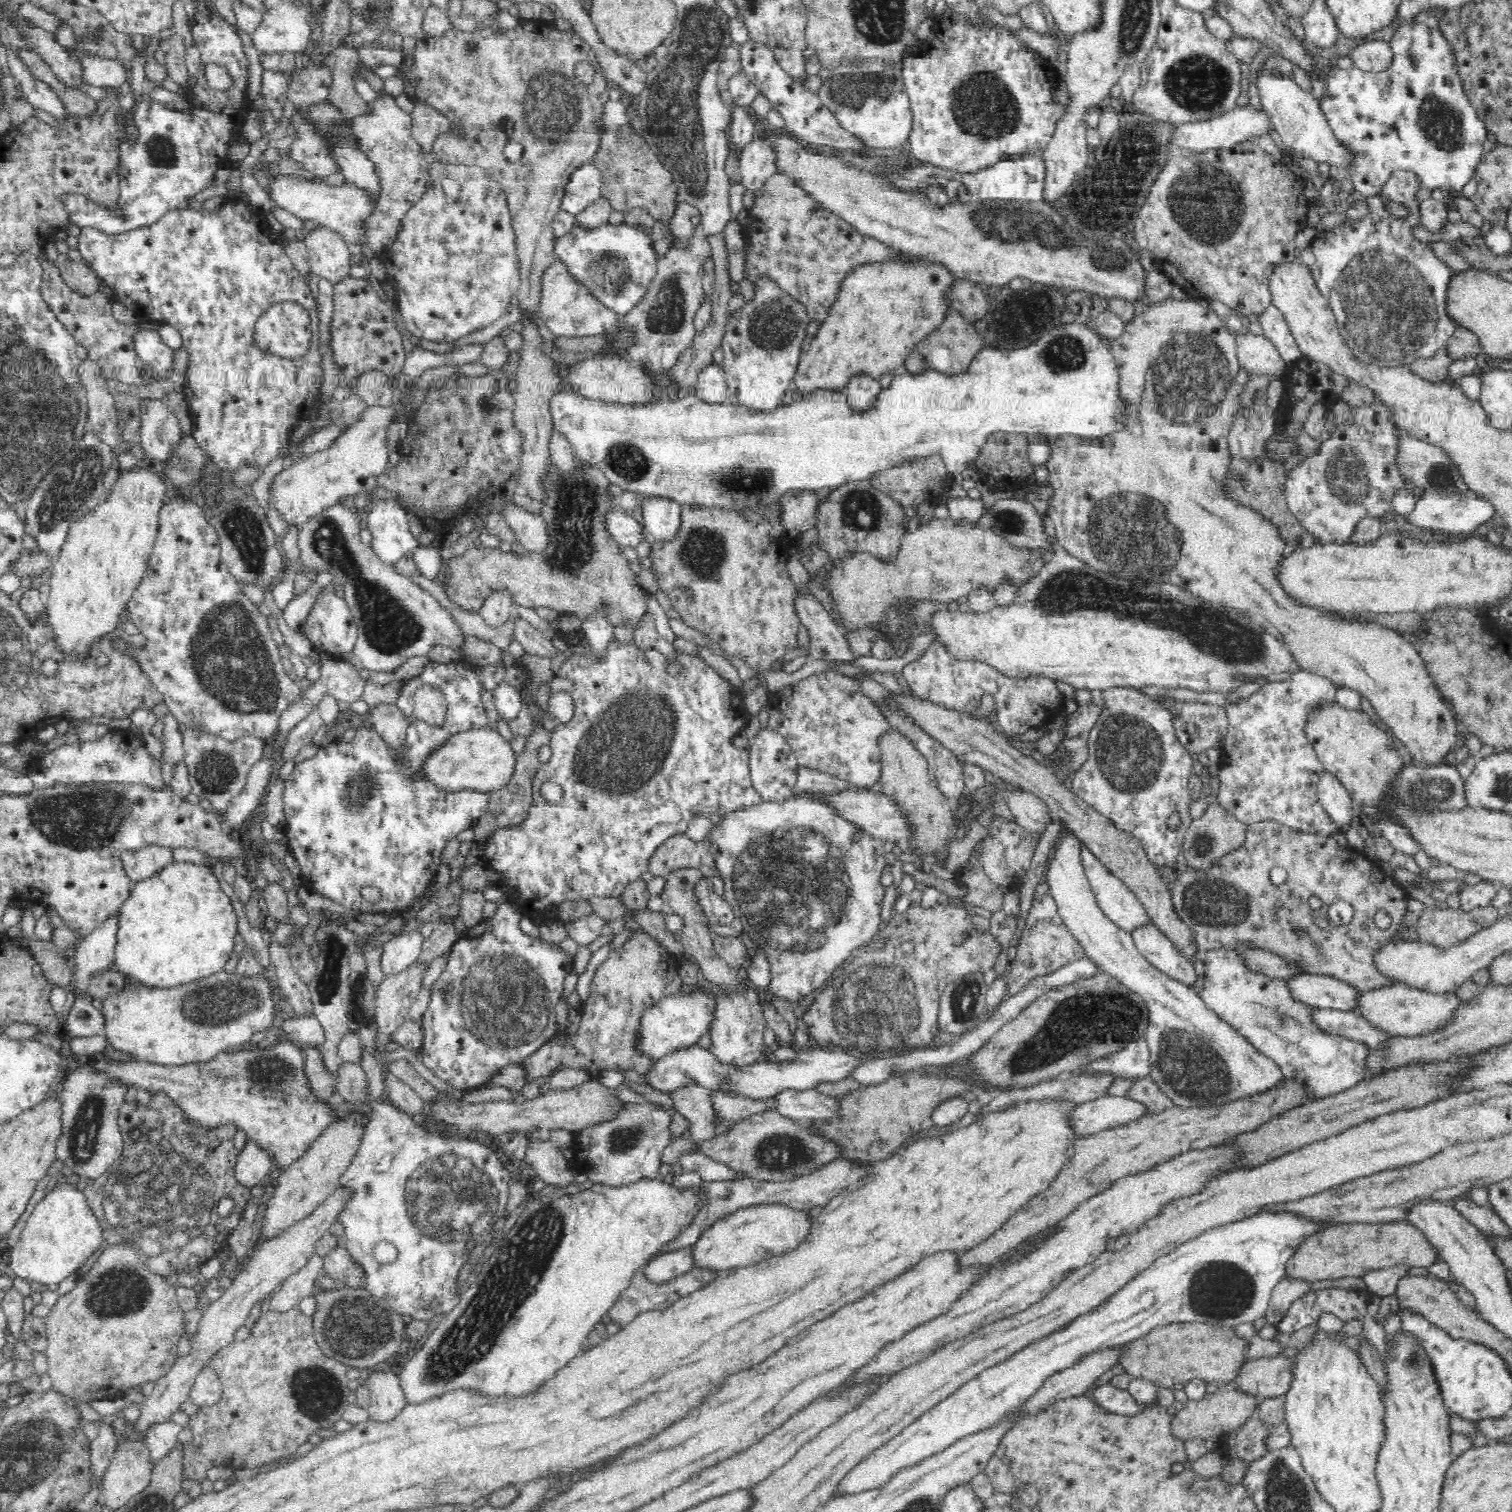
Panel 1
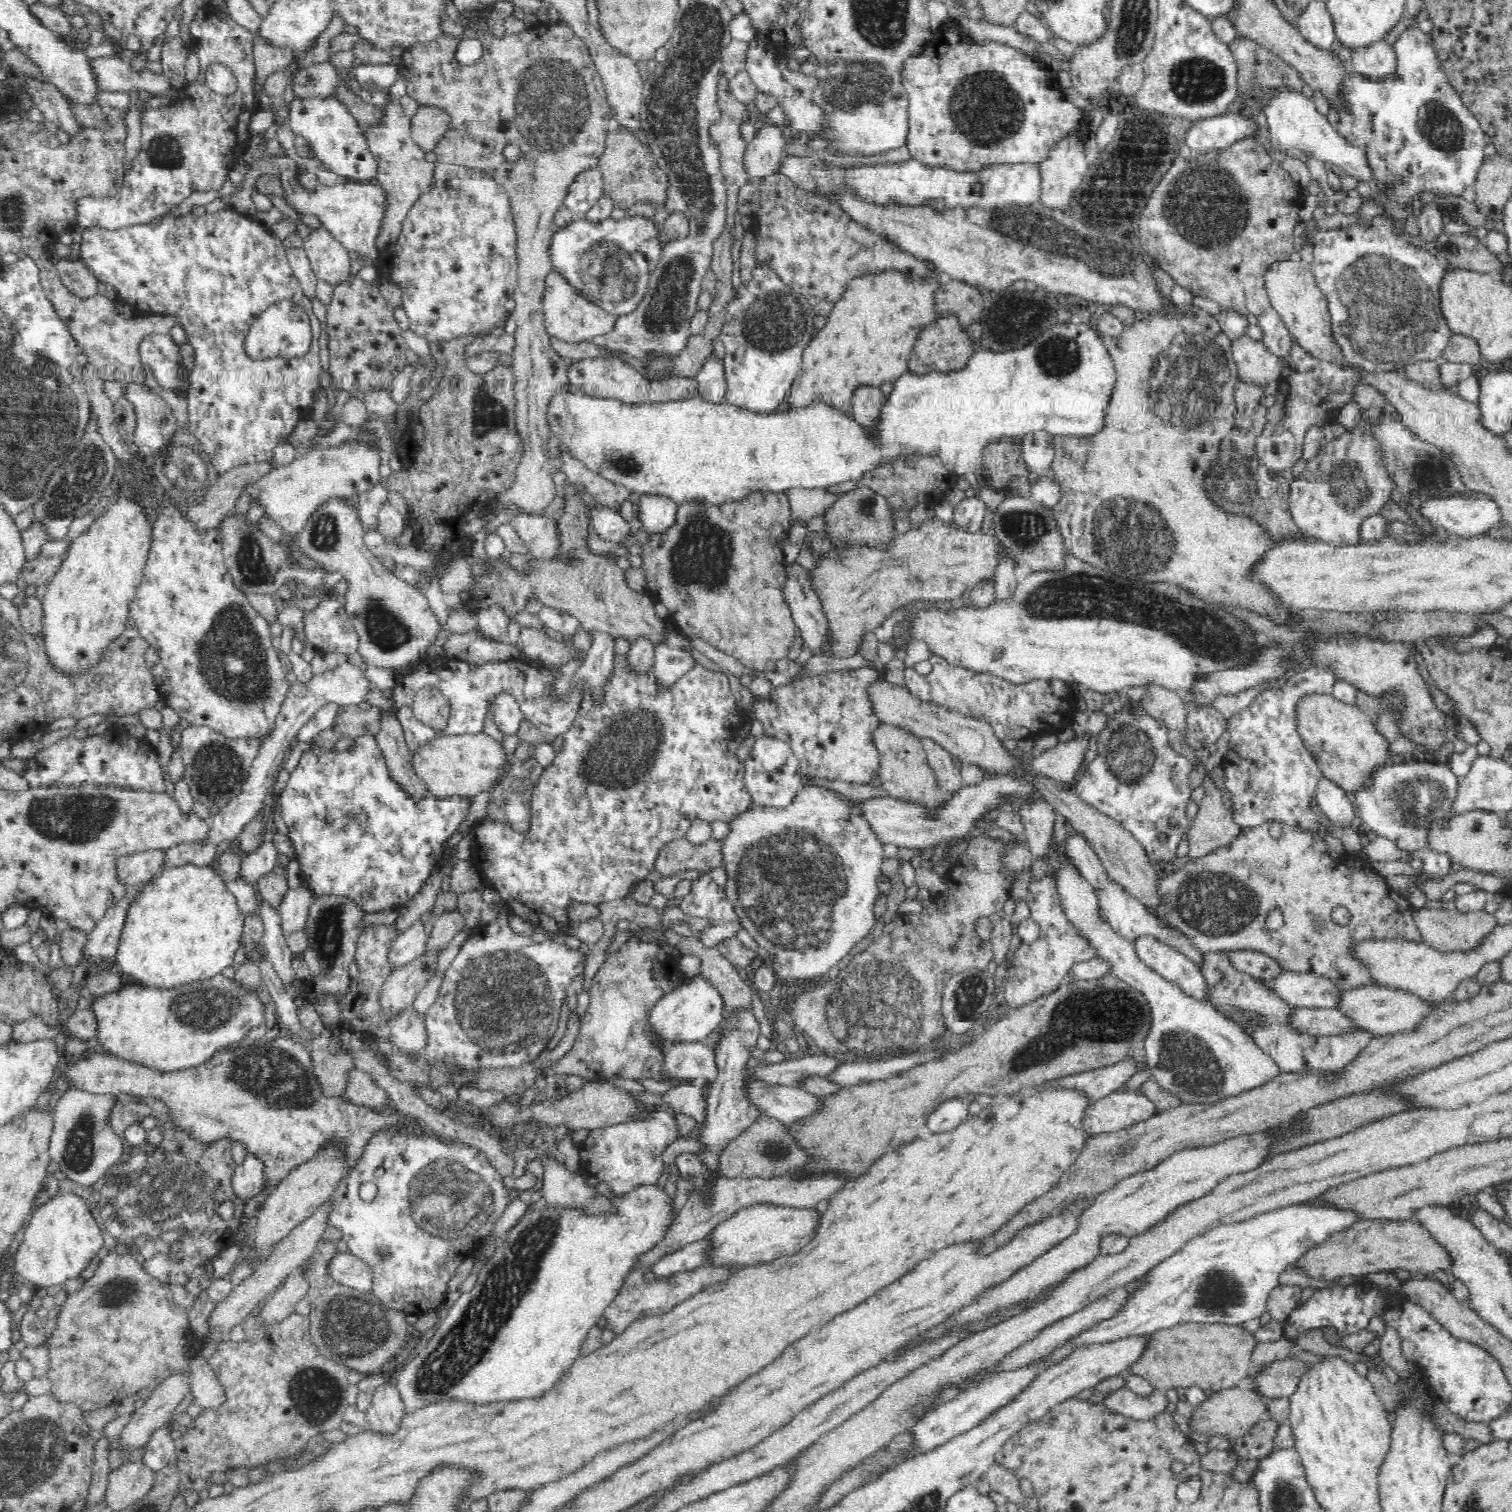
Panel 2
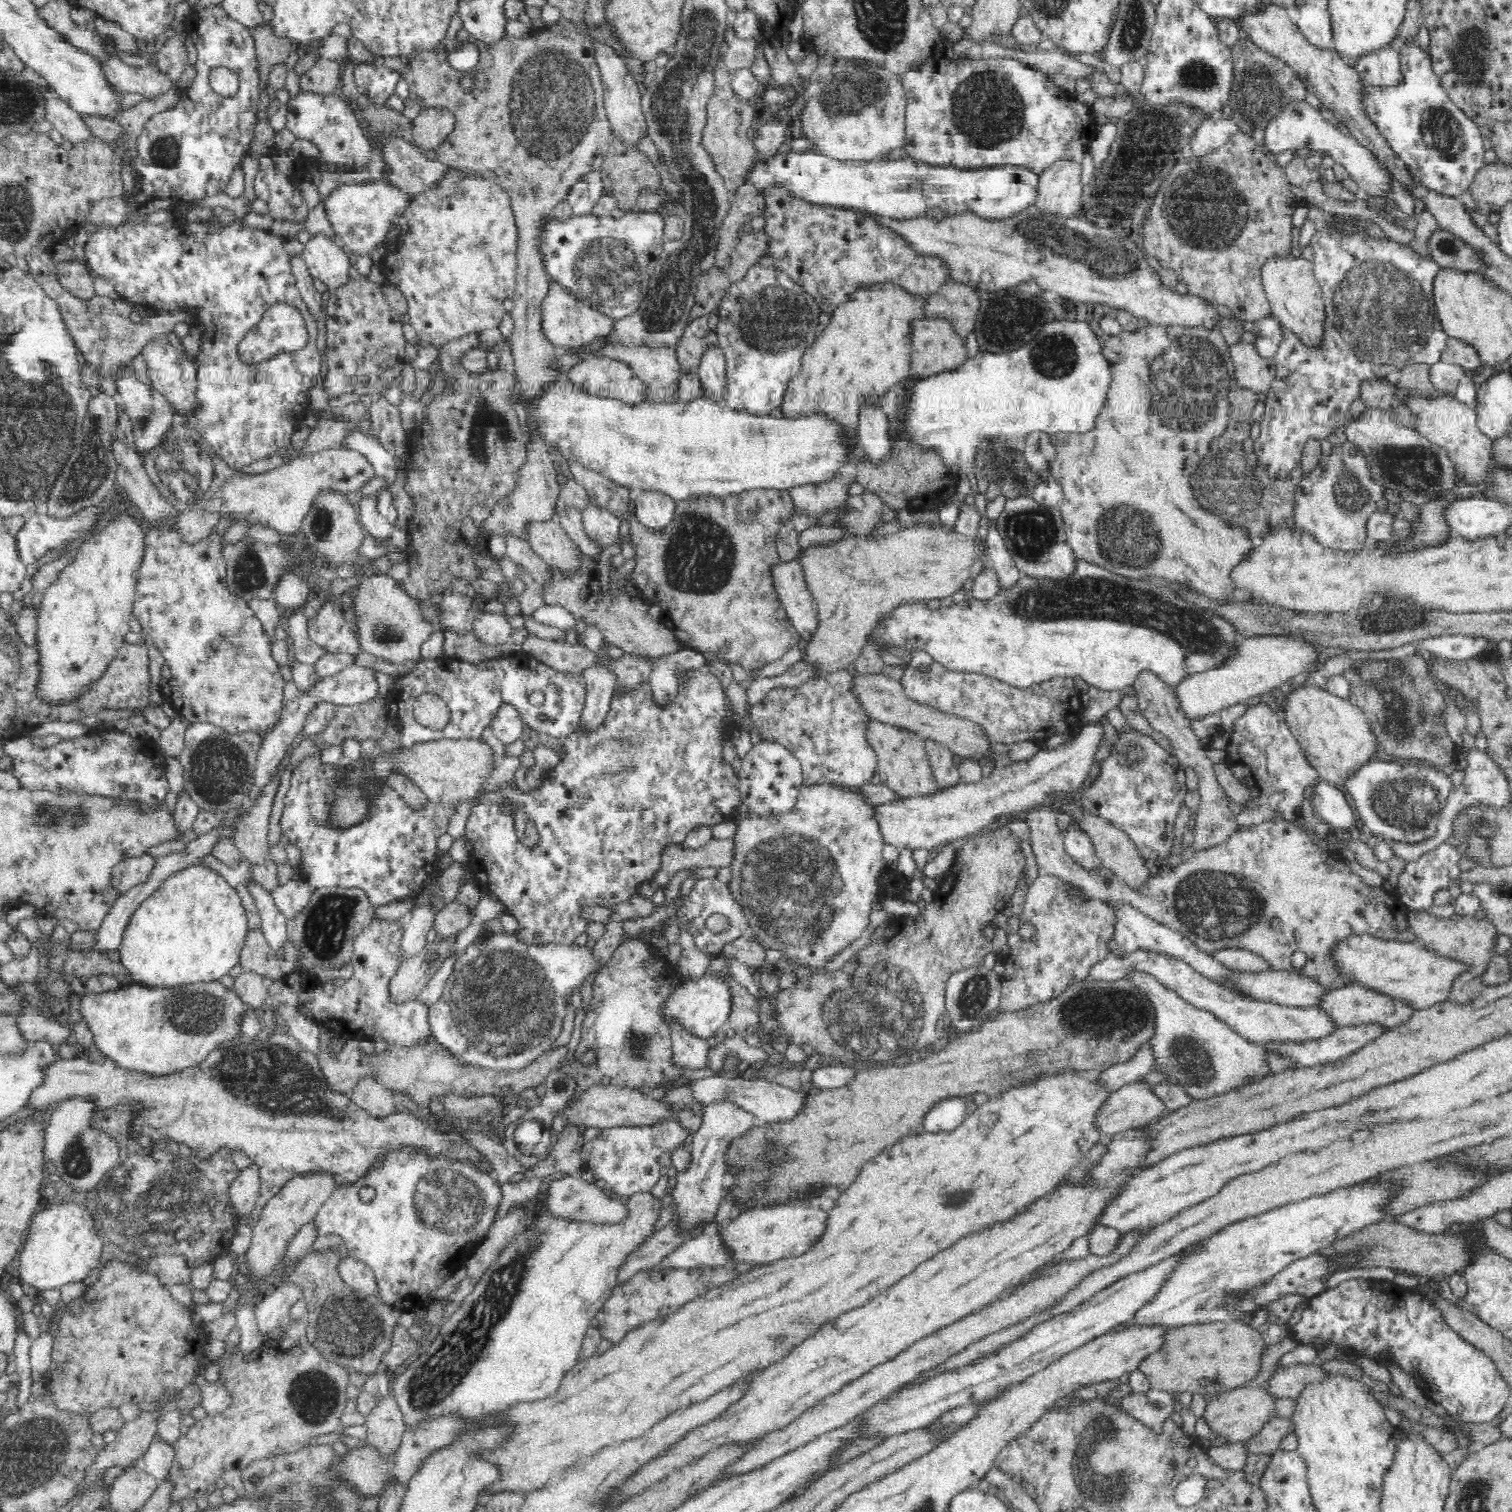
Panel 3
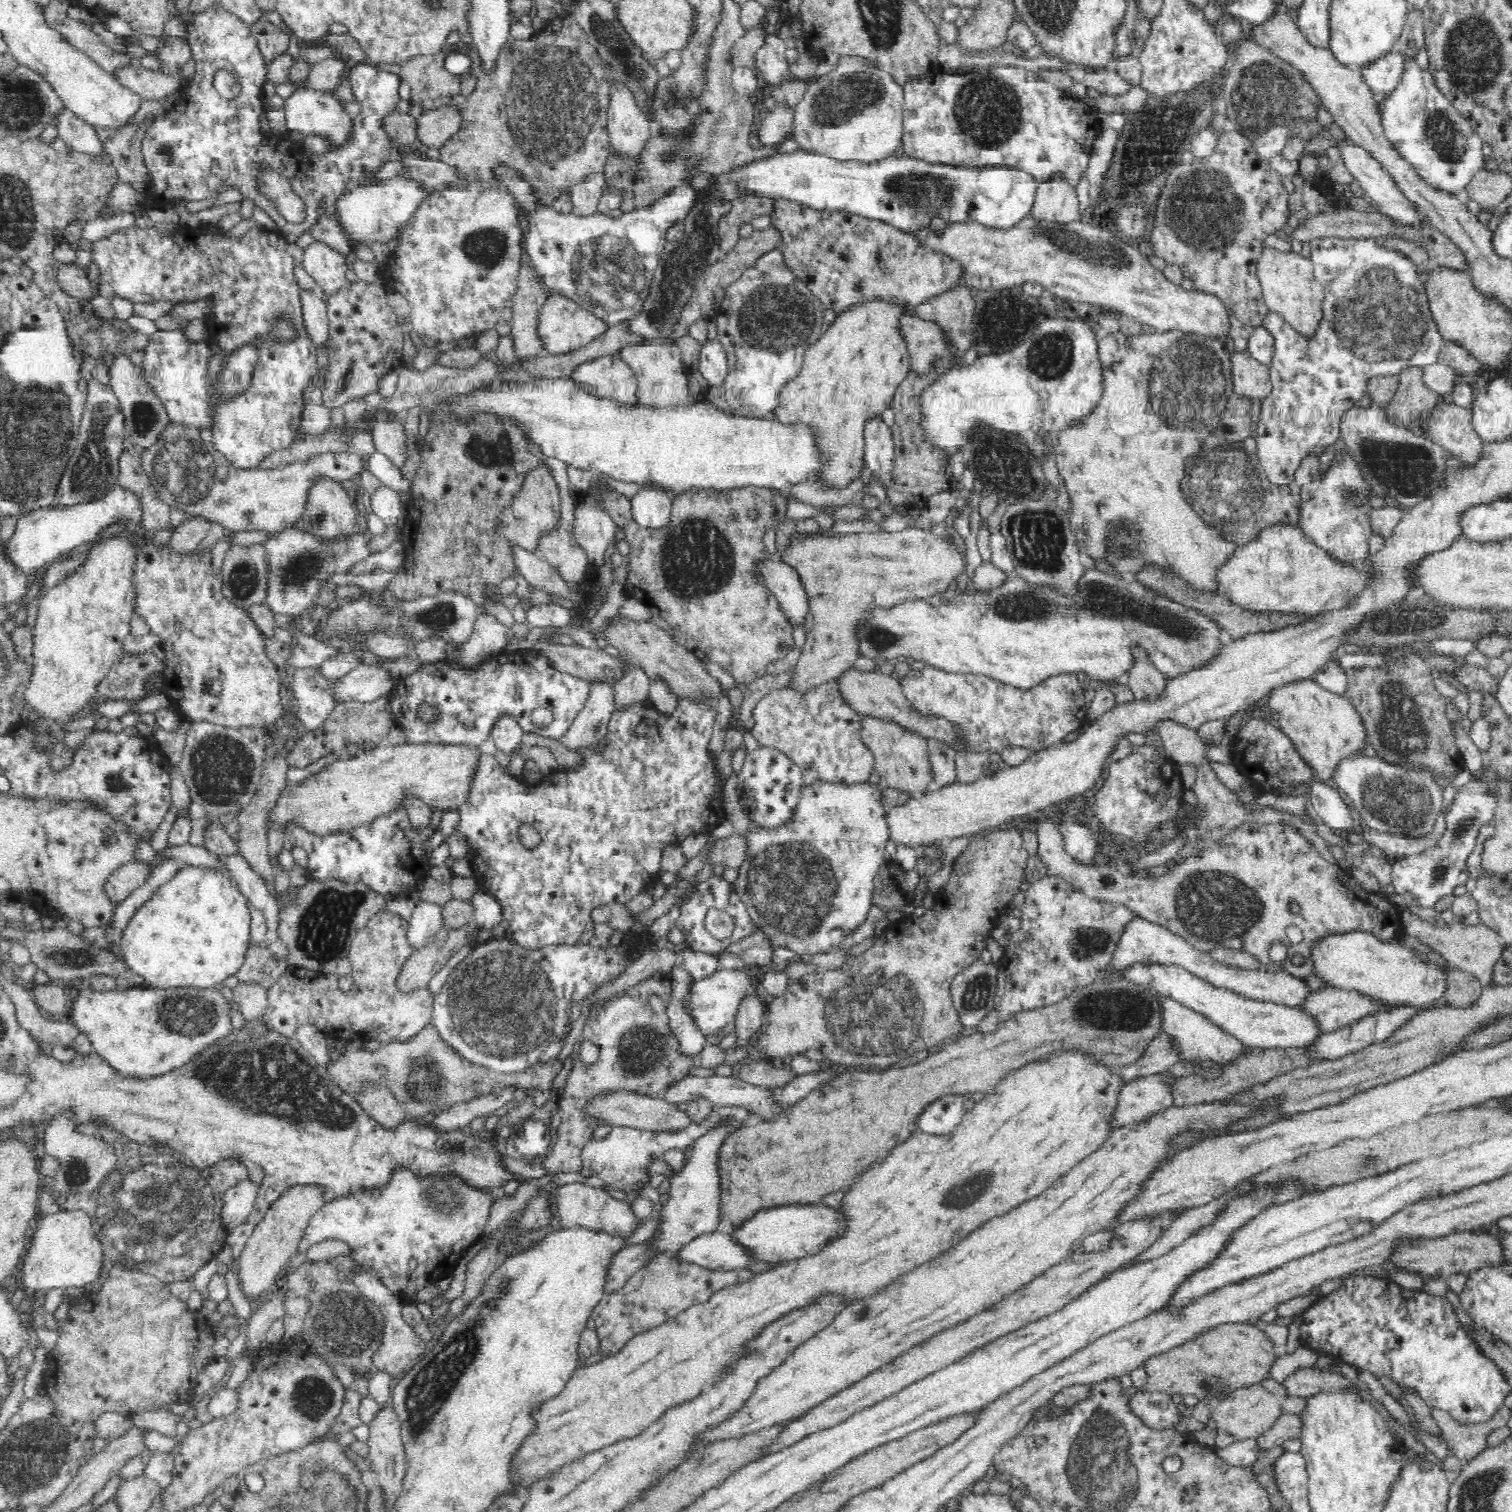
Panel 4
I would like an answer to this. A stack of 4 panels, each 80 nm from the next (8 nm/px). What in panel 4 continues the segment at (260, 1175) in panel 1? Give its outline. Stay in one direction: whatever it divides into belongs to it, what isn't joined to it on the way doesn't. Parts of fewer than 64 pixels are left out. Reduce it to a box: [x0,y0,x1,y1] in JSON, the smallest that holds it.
[221,1177,258,1230]

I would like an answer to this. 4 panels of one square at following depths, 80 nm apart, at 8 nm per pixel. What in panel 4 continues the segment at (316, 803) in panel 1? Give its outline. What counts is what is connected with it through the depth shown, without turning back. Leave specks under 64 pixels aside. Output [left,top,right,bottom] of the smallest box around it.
[283,649,589,900]

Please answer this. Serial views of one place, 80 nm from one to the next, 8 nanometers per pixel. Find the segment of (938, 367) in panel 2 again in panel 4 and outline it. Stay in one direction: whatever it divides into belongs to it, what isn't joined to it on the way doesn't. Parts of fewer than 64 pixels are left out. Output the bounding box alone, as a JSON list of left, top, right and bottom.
[900,314,956,374]

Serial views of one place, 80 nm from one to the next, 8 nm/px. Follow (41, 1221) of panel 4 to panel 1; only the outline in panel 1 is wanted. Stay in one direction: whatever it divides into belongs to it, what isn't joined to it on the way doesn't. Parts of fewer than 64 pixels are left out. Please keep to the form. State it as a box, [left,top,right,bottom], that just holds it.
[10,1179,102,1284]

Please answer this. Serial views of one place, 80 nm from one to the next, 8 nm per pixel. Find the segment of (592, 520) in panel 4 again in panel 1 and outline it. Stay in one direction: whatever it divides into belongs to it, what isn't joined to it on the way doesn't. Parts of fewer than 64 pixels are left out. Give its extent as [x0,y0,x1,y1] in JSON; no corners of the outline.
[606,506,646,548]

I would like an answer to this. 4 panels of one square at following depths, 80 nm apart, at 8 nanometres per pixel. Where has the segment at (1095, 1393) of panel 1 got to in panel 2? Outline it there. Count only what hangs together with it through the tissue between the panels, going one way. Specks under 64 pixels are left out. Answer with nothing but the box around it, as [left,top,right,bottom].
[1104,1387,1168,1420]

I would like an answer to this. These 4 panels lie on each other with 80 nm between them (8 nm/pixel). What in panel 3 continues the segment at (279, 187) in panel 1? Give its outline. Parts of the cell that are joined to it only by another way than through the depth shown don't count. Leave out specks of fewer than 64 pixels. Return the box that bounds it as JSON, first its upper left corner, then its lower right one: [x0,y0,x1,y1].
[322,179,409,257]

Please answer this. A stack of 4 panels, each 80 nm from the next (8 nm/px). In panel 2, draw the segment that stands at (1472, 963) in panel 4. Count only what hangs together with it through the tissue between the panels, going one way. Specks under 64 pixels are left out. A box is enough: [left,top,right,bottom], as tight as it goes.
[1413,908,1496,952]

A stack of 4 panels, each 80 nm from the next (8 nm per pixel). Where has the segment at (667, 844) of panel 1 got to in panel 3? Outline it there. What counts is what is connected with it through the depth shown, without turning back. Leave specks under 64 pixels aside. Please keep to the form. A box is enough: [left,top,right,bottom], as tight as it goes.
[659,838,733,876]

